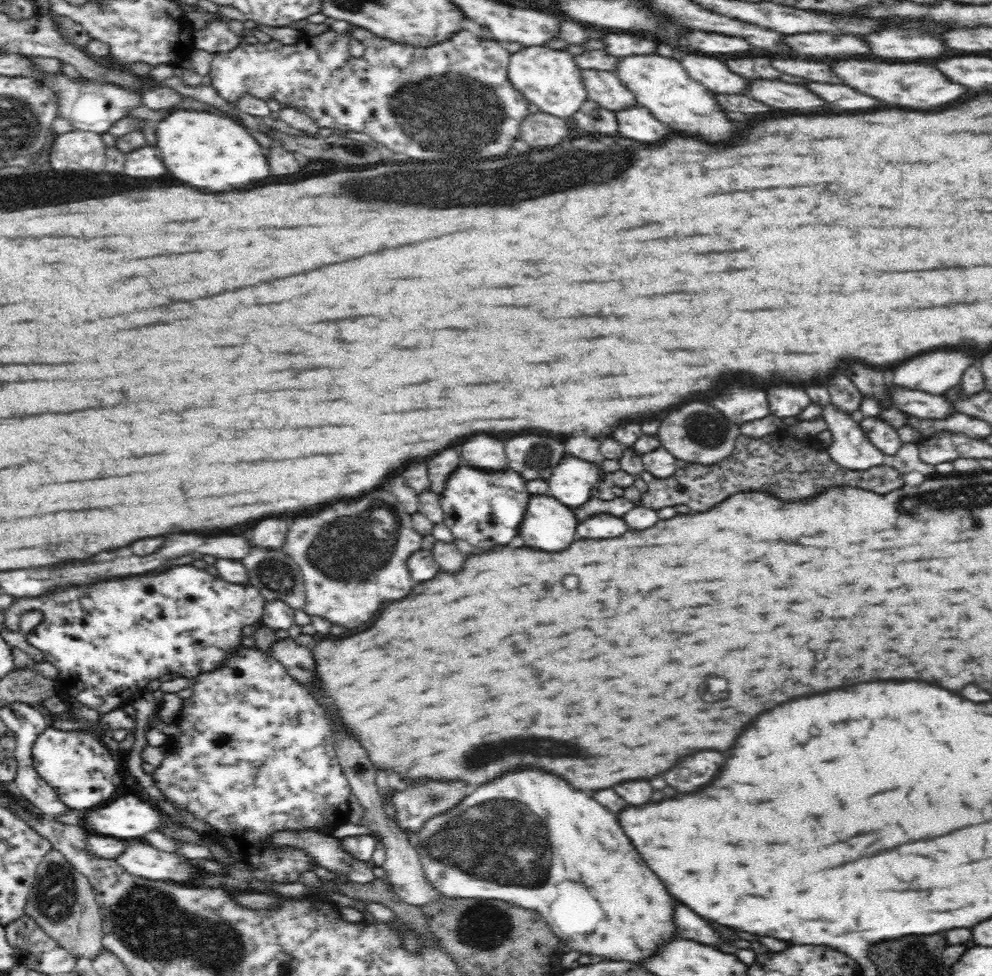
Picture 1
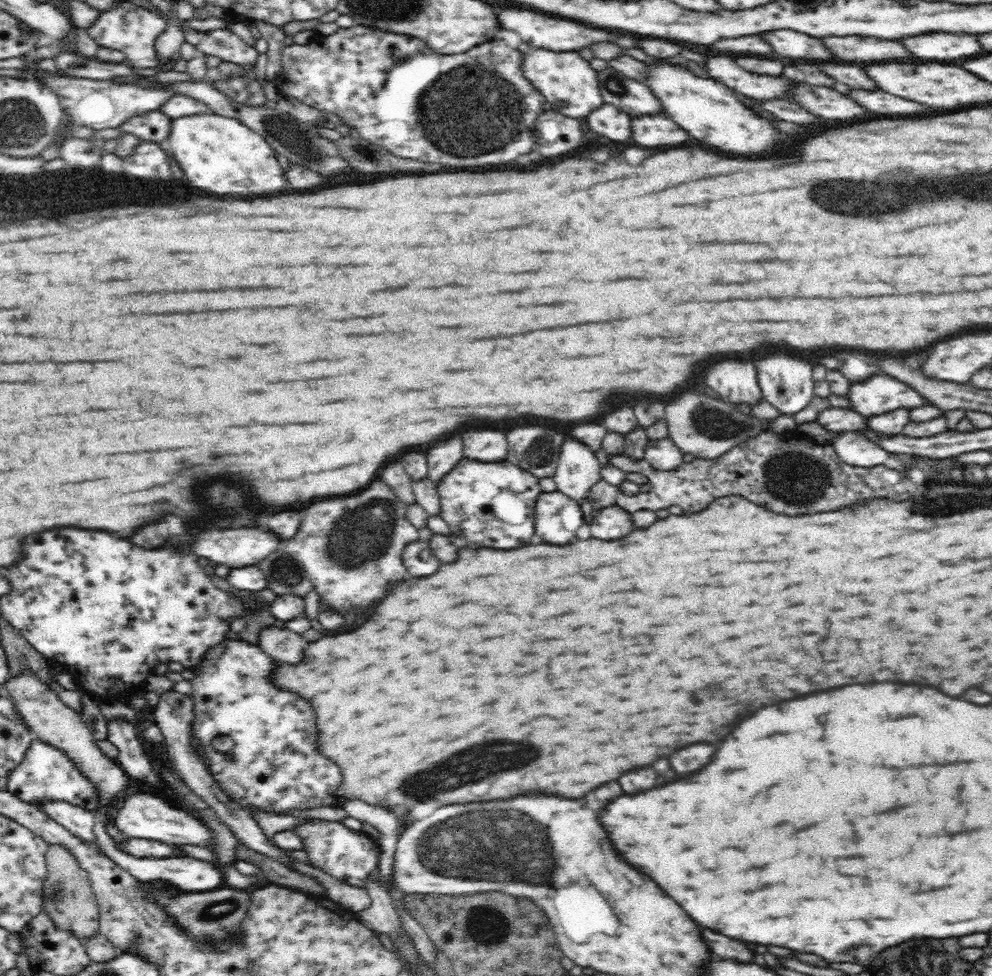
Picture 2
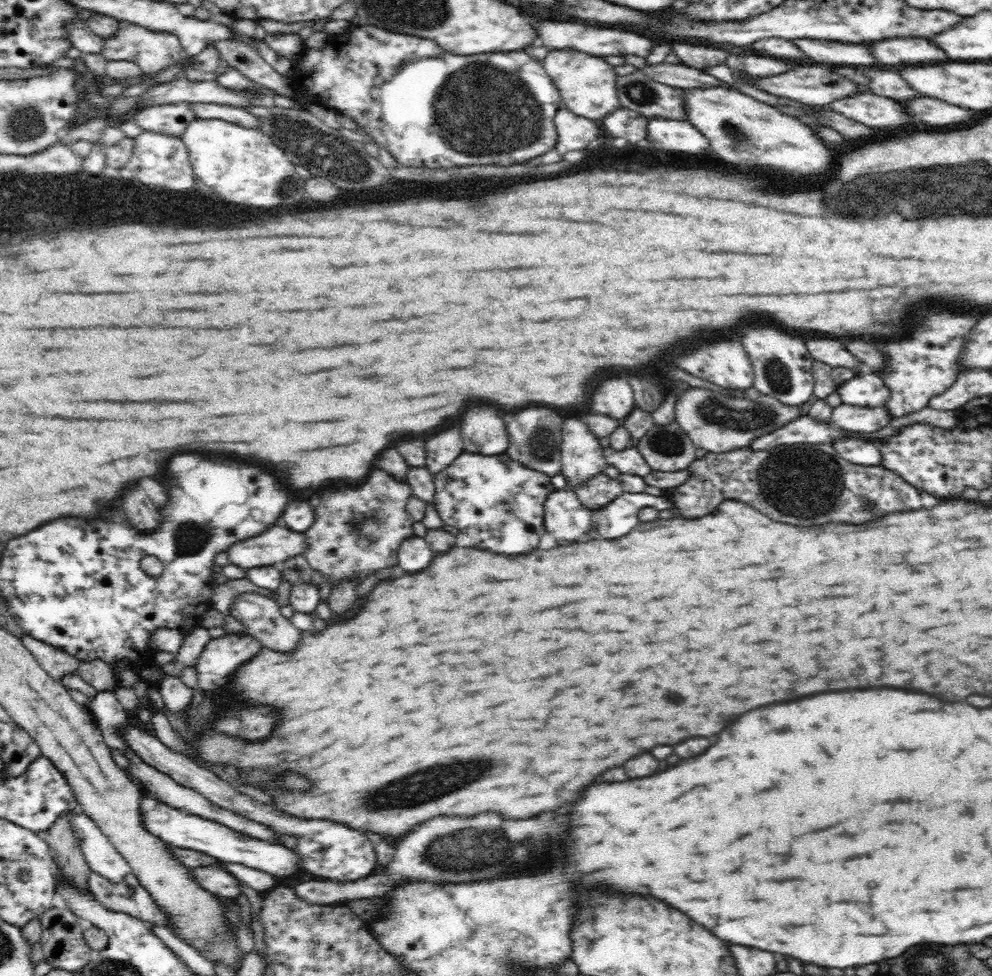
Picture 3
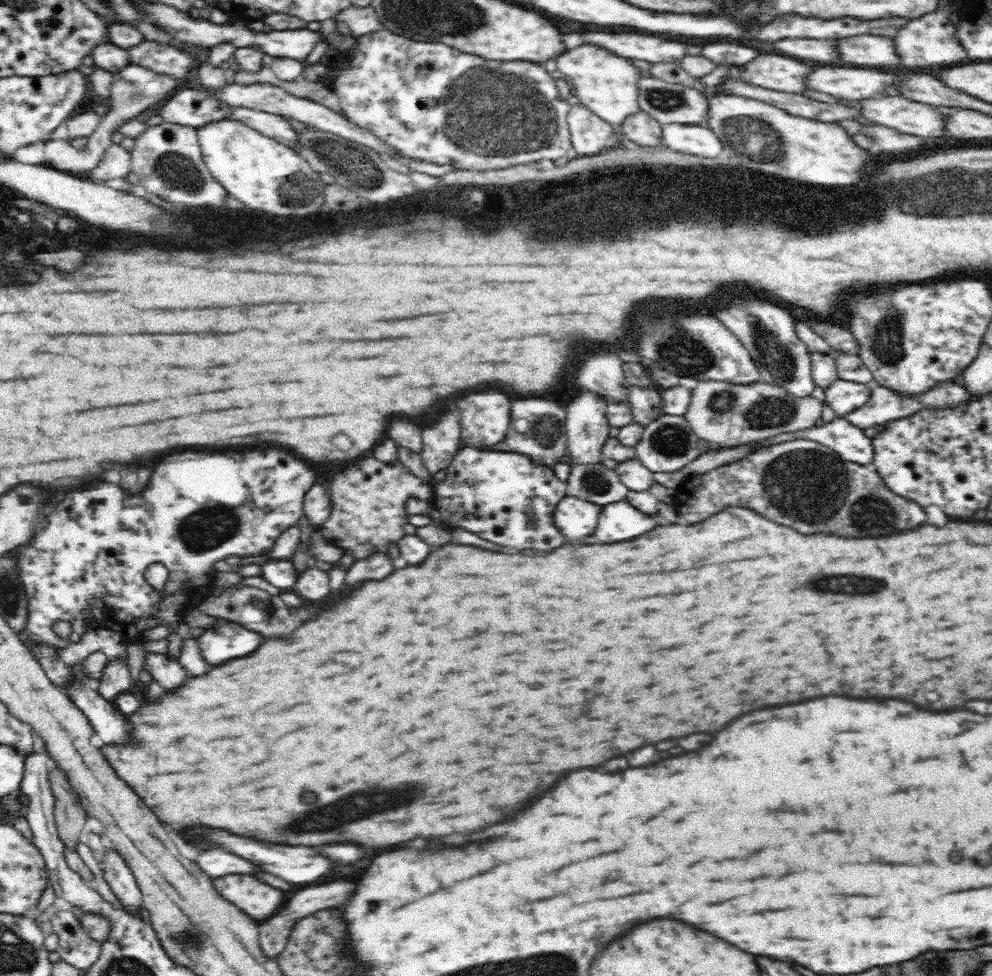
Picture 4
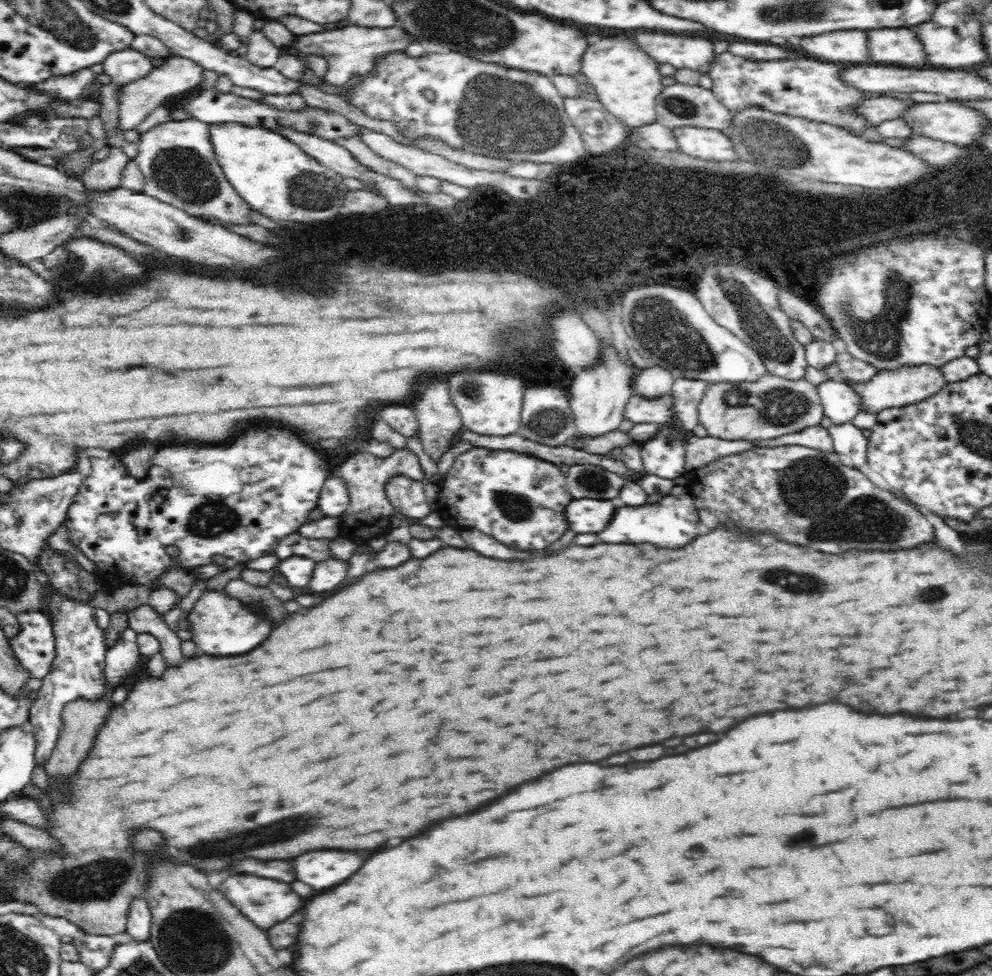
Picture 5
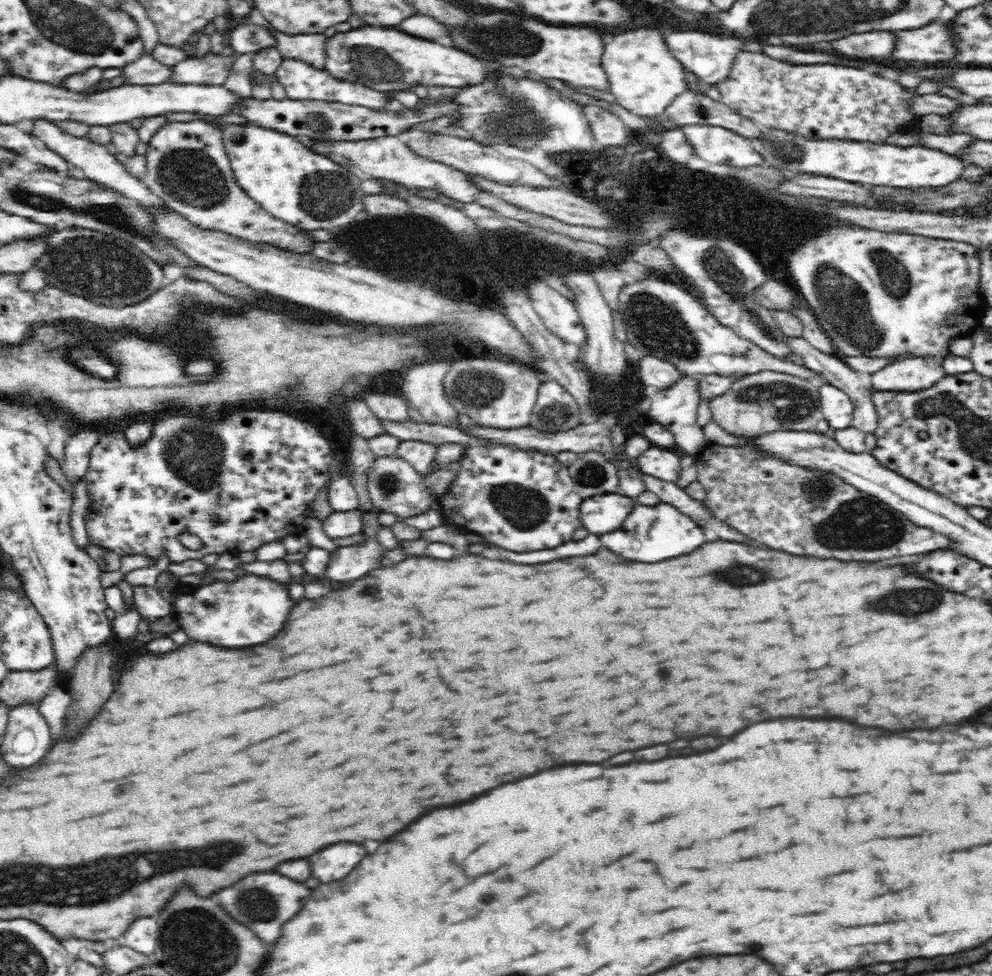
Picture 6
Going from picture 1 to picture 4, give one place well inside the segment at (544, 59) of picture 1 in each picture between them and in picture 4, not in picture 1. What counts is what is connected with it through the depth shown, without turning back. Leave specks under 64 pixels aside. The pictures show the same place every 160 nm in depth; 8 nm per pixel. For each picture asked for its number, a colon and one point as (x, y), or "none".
2: (568, 83)
3: (585, 83)
4: (605, 84)

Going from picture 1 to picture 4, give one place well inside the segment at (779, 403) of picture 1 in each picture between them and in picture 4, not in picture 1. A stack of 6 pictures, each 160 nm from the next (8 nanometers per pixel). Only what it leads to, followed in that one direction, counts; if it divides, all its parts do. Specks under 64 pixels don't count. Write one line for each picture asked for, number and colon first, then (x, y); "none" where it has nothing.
2: (786, 382)
3: (782, 367)
4: (782, 358)

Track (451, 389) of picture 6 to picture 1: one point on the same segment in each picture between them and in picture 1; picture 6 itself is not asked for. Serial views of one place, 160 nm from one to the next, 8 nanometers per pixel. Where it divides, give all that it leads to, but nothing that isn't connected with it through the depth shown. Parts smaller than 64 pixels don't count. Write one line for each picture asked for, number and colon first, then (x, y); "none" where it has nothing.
1: (482, 453)
2: (483, 445)
3: (483, 432)
4: (485, 417)
5: (489, 404)

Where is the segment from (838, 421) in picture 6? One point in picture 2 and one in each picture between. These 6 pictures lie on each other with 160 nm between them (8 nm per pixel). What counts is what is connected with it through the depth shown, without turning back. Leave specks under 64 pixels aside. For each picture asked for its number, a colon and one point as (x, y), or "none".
2: (881, 394)
3: (868, 390)
4: (843, 396)
5: (841, 401)

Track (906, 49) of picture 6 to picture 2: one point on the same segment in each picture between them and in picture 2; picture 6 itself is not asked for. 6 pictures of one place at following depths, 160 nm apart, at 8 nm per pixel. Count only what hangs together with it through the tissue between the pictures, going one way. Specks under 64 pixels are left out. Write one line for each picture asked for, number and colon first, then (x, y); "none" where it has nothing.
2: (790, 43)
3: (826, 53)
4: (867, 51)
5: (899, 47)

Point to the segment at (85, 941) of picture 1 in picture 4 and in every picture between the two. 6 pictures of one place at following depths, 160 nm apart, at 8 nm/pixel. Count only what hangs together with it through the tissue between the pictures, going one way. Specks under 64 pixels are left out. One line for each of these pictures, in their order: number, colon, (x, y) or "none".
2: (67, 899)
3: (73, 870)
4: (70, 815)

